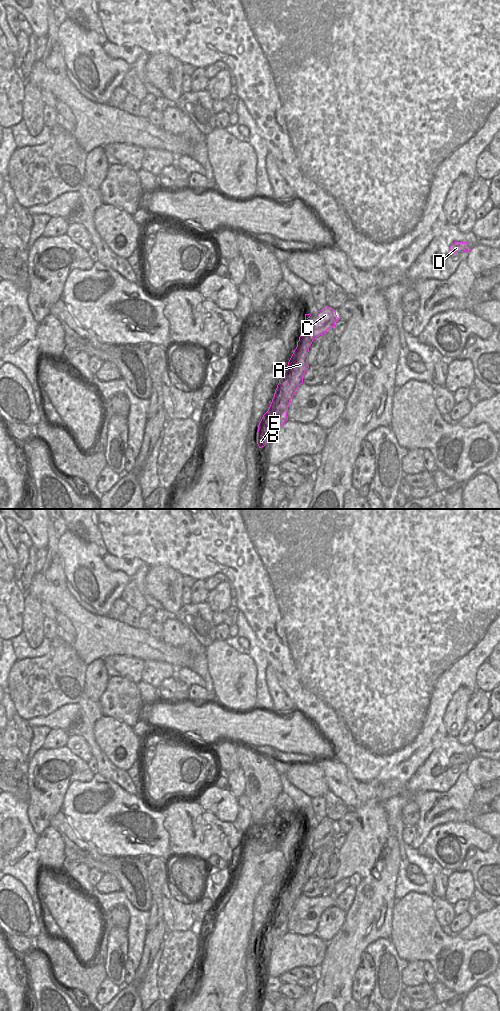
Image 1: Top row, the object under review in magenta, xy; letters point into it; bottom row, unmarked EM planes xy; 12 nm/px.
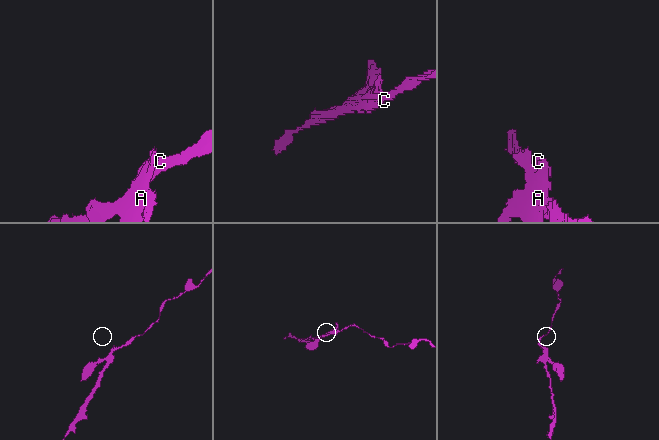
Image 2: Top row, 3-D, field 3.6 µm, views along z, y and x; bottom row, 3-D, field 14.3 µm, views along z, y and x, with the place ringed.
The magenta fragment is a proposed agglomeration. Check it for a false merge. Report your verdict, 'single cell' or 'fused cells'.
fused cells

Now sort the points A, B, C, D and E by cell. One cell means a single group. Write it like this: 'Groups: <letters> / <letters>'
Groups: A B E / C D

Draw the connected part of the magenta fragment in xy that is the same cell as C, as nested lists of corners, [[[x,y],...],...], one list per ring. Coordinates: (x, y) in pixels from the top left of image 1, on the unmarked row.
[[[328,818],[318,823],[313,831],[310,828],[311,826],[305,826],[305,836],[301,846],[308,848],[311,856],[316,849],[323,847],[329,840],[334,840],[335,834],[339,832],[336,822]]]

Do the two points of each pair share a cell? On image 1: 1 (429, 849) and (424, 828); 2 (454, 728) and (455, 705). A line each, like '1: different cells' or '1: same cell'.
1: different cells
2: same cell

